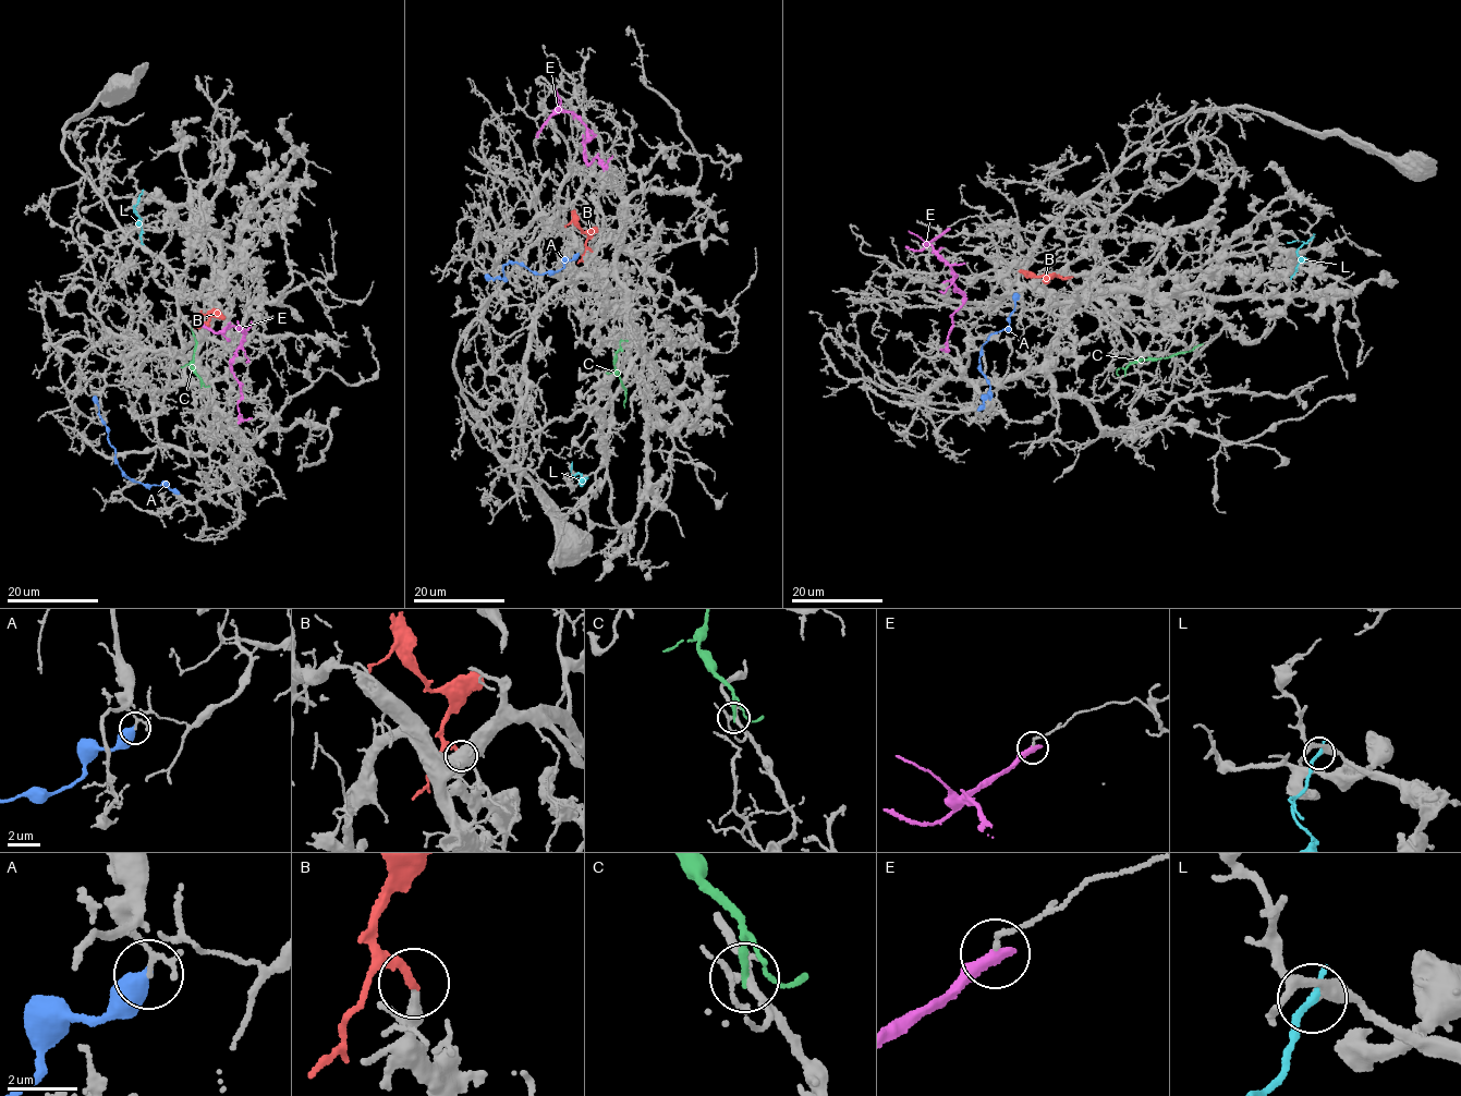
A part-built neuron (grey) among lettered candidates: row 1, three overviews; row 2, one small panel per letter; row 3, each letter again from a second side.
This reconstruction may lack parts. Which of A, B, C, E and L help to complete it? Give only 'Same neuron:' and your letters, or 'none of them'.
Same neuron: B

